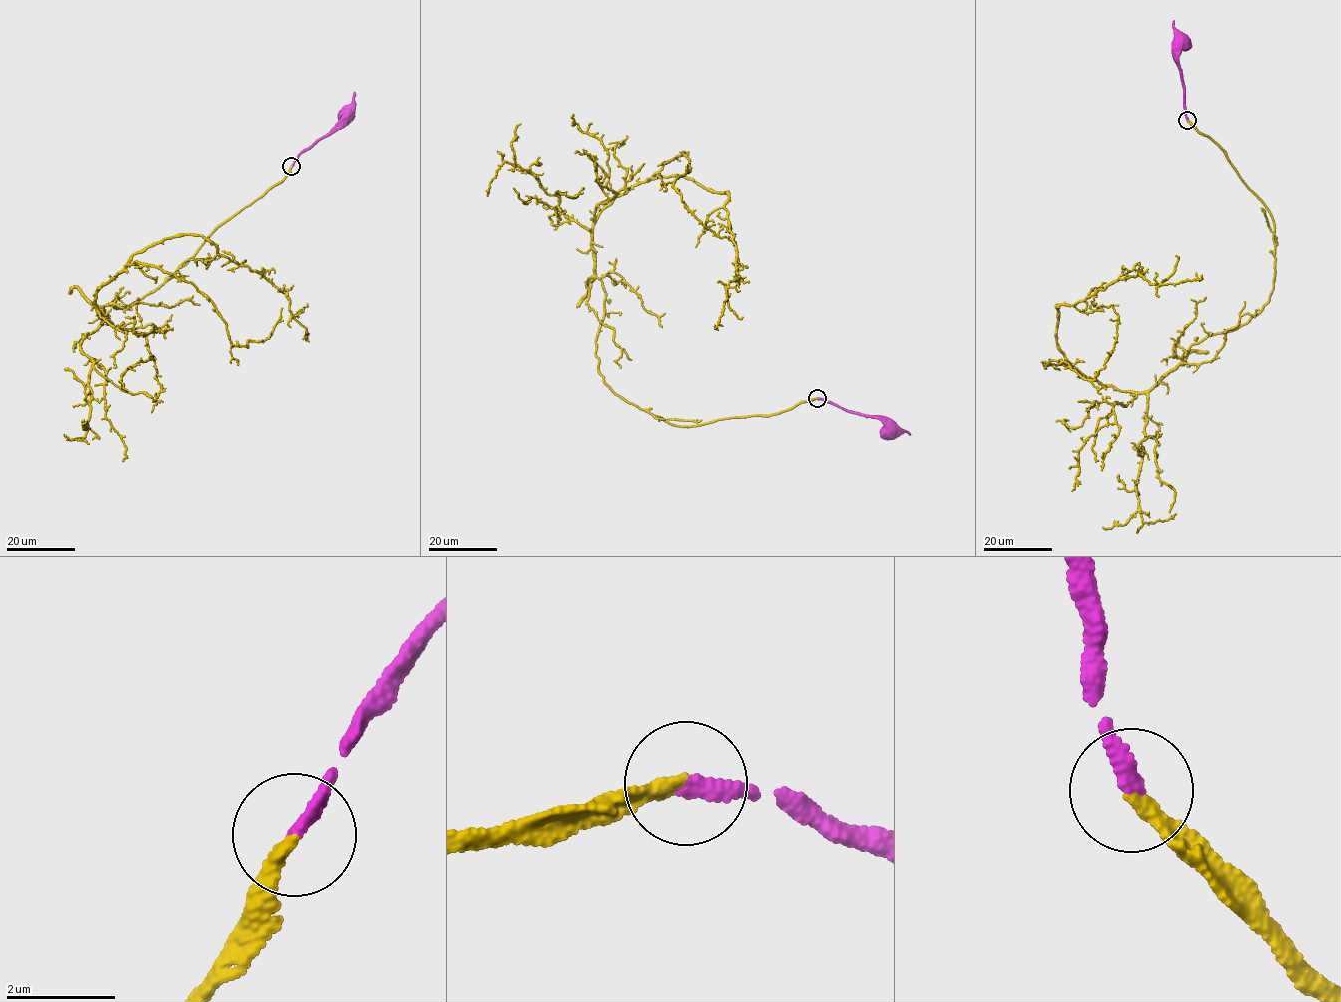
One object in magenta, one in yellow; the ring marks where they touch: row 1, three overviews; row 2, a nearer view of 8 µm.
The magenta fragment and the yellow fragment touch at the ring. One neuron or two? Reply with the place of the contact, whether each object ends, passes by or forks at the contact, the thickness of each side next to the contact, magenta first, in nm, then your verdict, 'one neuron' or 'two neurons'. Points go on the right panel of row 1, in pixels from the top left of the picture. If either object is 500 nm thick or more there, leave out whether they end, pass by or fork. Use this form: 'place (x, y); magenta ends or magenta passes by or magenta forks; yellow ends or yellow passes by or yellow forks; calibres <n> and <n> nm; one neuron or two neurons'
place (1187, 120); magenta ends; yellow ends; calibres 280 and 260 nm; one neuron

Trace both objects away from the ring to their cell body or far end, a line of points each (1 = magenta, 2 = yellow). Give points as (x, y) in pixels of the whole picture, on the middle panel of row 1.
1: (817, 398), (863, 415), (875, 416), (882, 421), (886, 432)
2: (817, 398), (684, 427), (614, 392), (595, 355), (602, 208), (677, 174), (728, 193), (738, 277), (718, 330)

